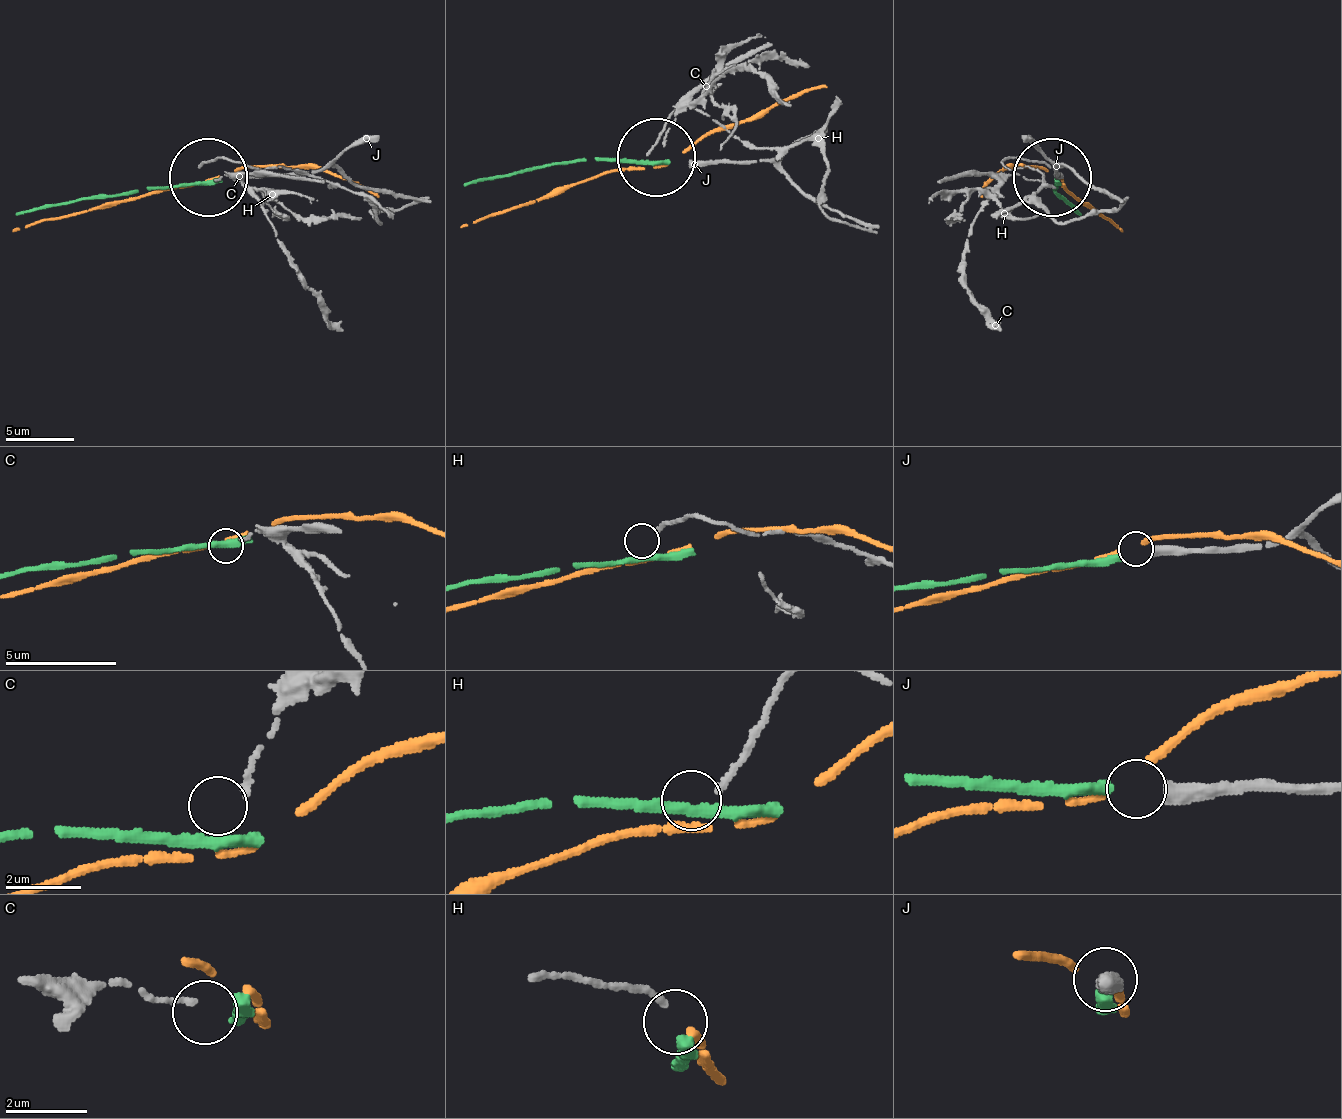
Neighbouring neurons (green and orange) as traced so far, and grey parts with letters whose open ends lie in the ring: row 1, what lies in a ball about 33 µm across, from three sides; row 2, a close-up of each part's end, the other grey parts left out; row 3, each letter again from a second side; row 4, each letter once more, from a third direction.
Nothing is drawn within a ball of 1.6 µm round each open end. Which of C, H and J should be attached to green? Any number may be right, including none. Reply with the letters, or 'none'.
J

